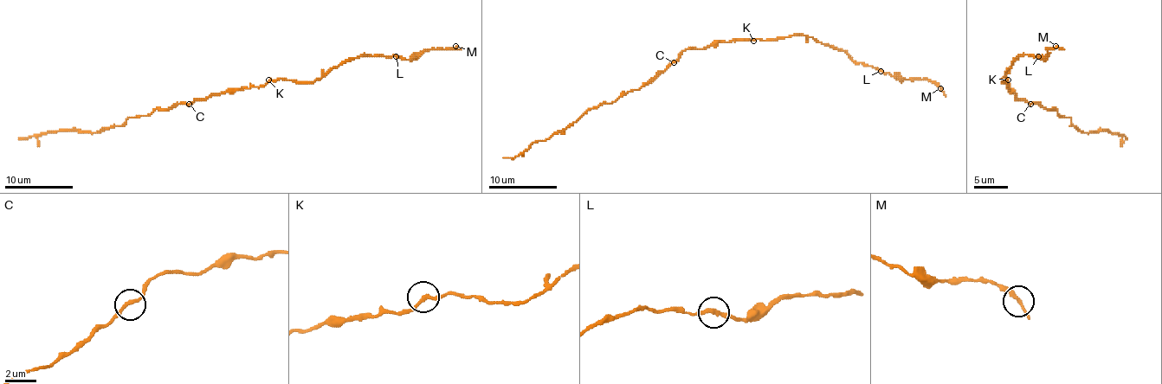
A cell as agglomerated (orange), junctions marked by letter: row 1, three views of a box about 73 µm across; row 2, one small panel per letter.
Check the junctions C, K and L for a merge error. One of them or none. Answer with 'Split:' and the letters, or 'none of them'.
Split: none of them

